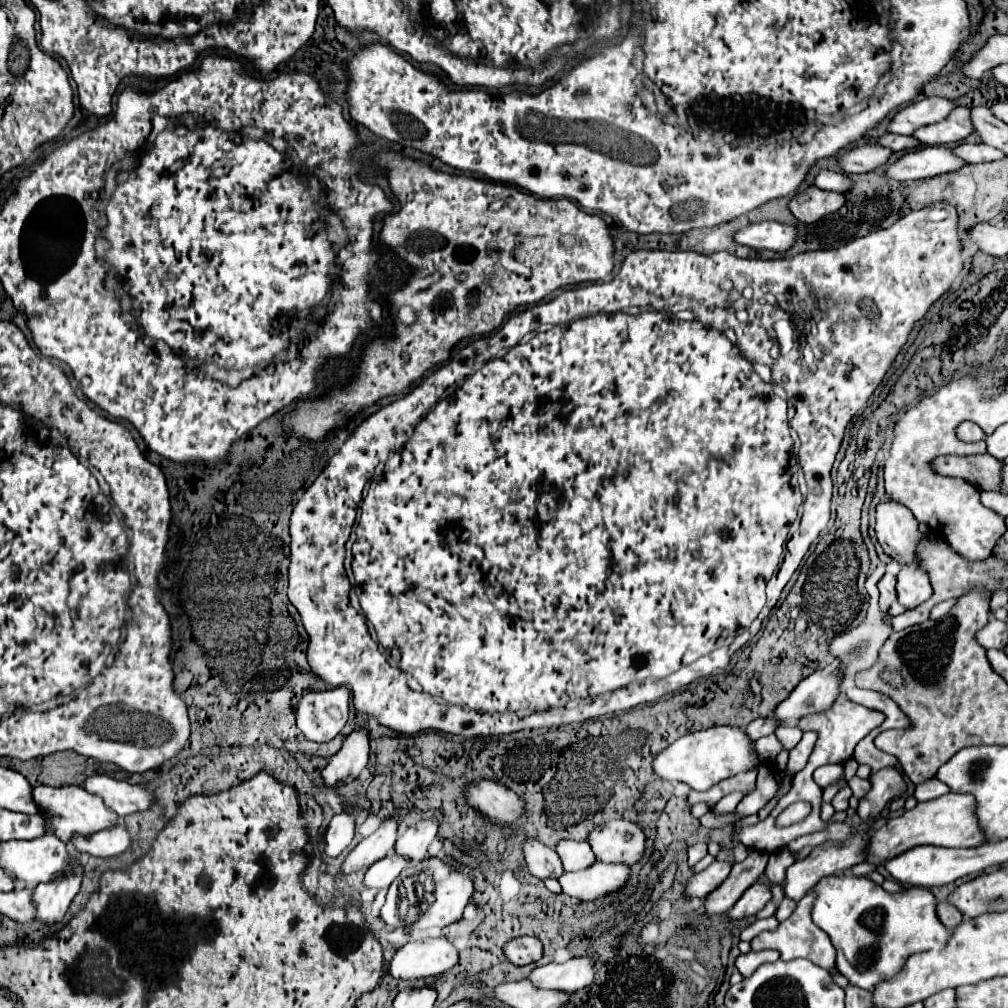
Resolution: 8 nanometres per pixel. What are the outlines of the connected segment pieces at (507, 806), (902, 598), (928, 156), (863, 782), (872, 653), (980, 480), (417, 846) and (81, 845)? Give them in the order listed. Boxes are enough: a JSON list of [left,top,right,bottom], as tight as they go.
[[467,781,523,825],[897,563,931,609],[883,145,965,181],[849,777,869,799],[829,563,891,683],[931,453,1003,493],[395,817,439,861],[71,823,131,857]]

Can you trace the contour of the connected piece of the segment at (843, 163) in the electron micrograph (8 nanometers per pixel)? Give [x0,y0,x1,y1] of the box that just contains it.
[837,145,893,173]

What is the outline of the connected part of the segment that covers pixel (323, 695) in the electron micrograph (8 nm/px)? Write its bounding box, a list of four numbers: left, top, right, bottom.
[295,687,349,741]

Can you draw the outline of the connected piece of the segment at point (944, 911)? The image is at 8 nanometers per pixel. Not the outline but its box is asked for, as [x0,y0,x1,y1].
[937,903,963,929]

